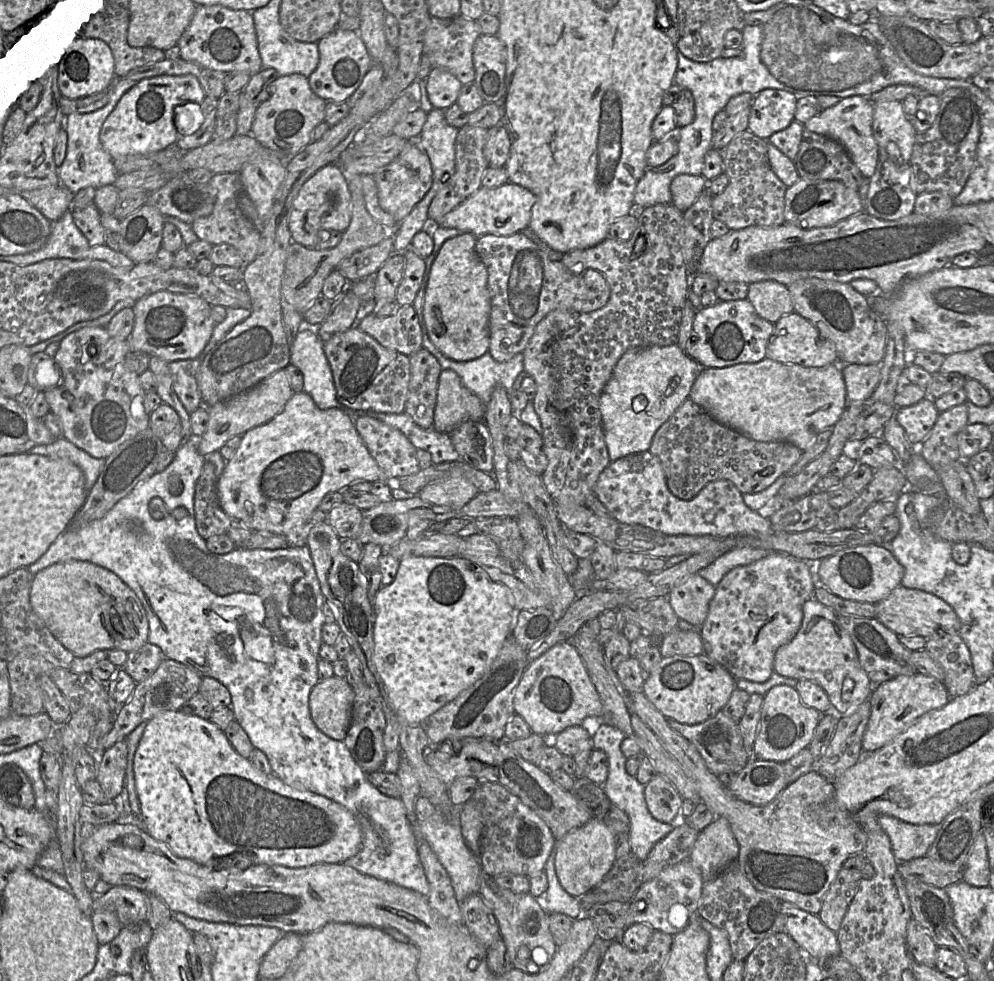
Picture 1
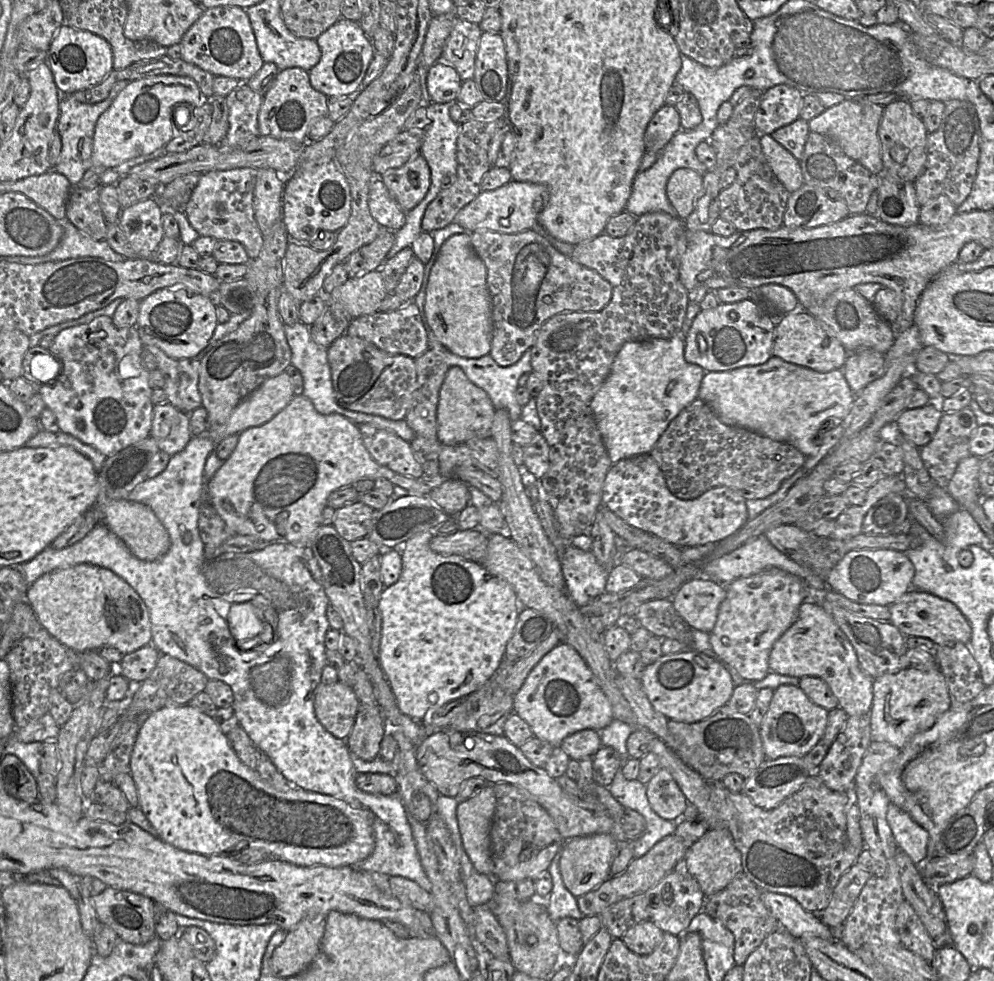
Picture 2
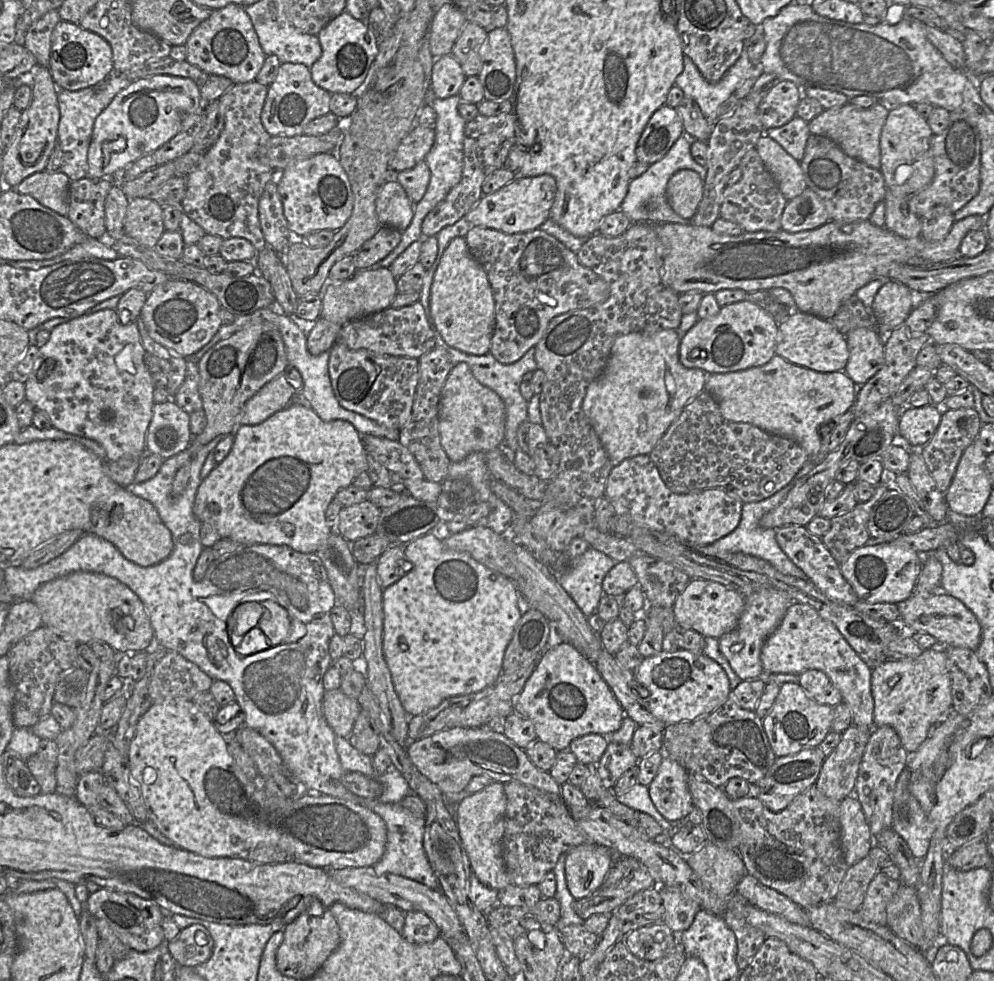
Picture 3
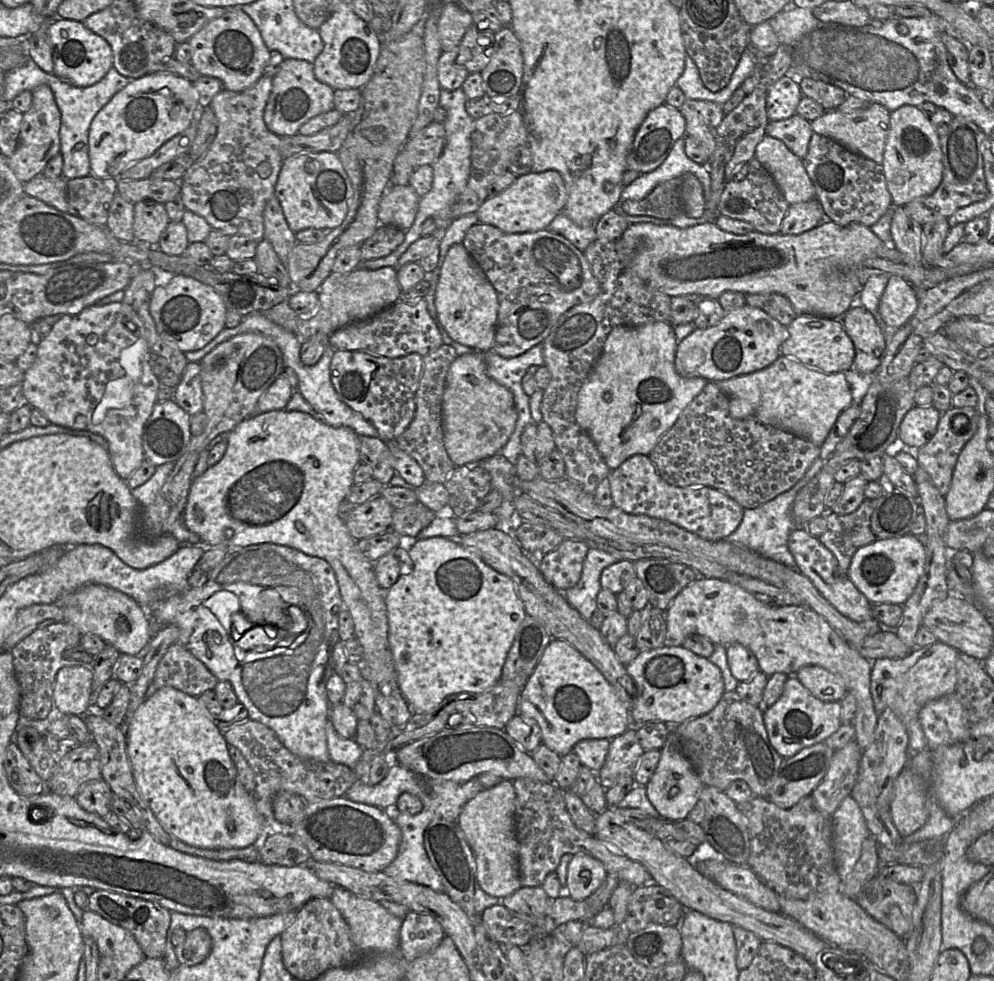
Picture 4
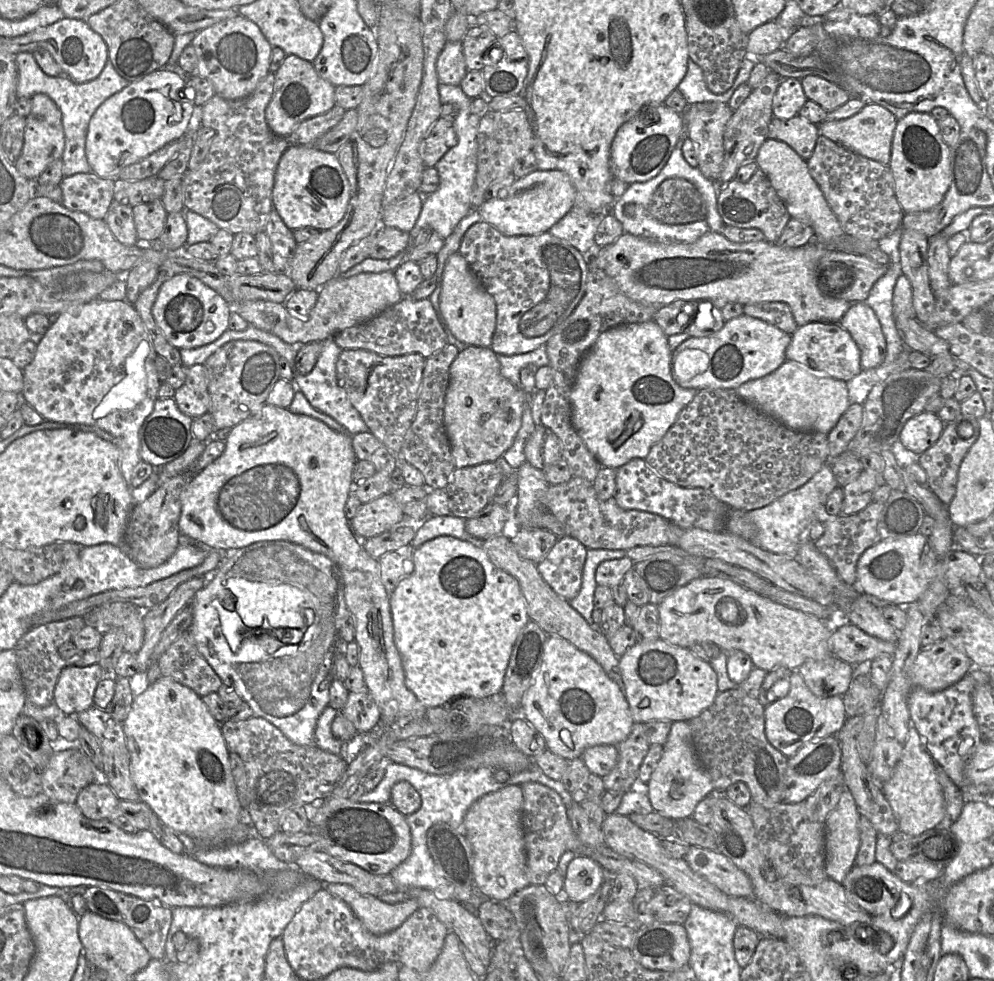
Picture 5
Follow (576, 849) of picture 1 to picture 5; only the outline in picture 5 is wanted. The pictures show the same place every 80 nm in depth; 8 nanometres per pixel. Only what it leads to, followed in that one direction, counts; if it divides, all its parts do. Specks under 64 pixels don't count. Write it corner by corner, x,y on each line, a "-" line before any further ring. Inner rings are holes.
577,855
568,865
562,897
578,904
593,896
606,881
606,871
593,859

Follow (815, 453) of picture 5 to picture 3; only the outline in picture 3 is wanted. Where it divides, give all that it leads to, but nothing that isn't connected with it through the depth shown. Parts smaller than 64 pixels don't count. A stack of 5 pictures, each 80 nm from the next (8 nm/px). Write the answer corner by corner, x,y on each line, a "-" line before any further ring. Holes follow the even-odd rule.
702,391
683,409
649,454
666,486
676,494
721,488
735,494
743,503
759,502
783,489
810,459
794,440
774,435
749,423
730,422
722,416
716,400

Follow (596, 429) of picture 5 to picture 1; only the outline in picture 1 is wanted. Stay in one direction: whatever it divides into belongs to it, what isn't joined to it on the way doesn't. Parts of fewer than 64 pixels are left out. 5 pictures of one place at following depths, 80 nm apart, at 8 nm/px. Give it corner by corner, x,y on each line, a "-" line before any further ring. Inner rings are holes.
677,343
627,350
617,362
599,402
610,460
648,451
658,429
689,398
702,369

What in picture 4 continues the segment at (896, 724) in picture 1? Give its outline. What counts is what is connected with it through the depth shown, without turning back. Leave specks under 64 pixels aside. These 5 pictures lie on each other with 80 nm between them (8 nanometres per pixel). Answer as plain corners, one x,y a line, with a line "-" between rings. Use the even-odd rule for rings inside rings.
943,642
915,648
906,657
899,659
879,658
871,660
870,693
874,709
879,716
885,709
891,709
901,720
908,734
909,755
919,753
926,749
927,741
919,721
919,712
929,701
938,699
955,692
957,682
956,663
961,653

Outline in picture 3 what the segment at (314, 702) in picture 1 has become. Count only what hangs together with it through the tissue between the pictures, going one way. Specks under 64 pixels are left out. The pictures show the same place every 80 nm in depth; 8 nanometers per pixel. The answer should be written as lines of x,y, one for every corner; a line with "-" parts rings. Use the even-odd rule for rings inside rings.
340,688
324,692
322,712
336,735
348,738
360,711
358,700
347,696

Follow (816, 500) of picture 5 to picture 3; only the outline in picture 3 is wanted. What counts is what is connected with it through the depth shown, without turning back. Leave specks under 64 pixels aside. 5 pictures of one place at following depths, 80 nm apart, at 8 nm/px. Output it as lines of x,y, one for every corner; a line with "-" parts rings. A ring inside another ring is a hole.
810,457
810,459
798,471
795,477
783,489
775,493
773,496
759,502
744,503
742,508
741,521
734,531
732,531
725,537
715,541
712,544
709,544
704,547
695,548
702,548
701,551
699,552
705,556
715,556
716,553
723,552
727,553
740,552
748,554
769,562
774,568
776,568
782,574
794,576
796,578
800,578
803,580
809,580
808,576
790,560
790,558
784,553
784,551
778,545
778,542
776,540
776,529
763,528
760,526
759,522
763,515
775,509
779,504
781,504
786,499
786,497
788,496
791,489
795,486
795,484
801,478
810,473
814,469
815,465
819,463
822,459
823,458

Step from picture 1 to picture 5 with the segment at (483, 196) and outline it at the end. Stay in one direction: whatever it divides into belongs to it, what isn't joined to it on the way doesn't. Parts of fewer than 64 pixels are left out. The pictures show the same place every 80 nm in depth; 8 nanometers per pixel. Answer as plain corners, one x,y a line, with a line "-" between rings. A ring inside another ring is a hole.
535,170
517,178
509,188
500,190
500,196
477,208
482,220
507,236
536,235
547,232
572,210
576,190
569,176
561,170

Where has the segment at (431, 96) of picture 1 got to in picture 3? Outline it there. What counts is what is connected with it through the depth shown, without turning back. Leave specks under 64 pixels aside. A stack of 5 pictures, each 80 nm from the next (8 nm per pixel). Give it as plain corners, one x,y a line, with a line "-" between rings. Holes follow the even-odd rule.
451,54
434,59
431,72
431,89
436,98
448,98
459,94
465,81
459,62

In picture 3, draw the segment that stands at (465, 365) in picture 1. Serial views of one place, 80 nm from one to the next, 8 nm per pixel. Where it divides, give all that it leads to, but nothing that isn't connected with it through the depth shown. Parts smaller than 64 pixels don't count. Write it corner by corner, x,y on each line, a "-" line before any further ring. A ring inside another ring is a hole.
434,331
436,347
445,349
451,356
454,363
465,362
468,364
473,376
484,386
492,389
502,399
505,405
506,423
505,437
503,439
502,448
516,451
519,446
517,442
517,429
521,423
527,420
527,404
528,402
520,393
520,384
522,377
527,372
534,372
537,369
535,361
535,347
531,347
518,361
511,364
503,364
495,359
490,353
483,355
472,355
462,352
456,348
449,346
441,337
438,331

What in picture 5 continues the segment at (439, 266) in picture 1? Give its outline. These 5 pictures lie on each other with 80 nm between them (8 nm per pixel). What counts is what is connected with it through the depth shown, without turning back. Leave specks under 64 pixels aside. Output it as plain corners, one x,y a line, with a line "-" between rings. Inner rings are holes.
459,251
444,266
439,300
441,313
452,334
471,346
490,347
496,328
496,303

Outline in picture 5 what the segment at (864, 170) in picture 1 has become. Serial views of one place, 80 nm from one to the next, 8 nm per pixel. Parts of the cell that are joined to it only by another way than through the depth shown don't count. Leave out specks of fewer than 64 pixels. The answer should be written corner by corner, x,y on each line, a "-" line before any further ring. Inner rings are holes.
866,102
855,115
842,120
825,120
818,125
818,128
820,135
824,135
849,151
888,165
897,121
898,119
888,109
872,102

